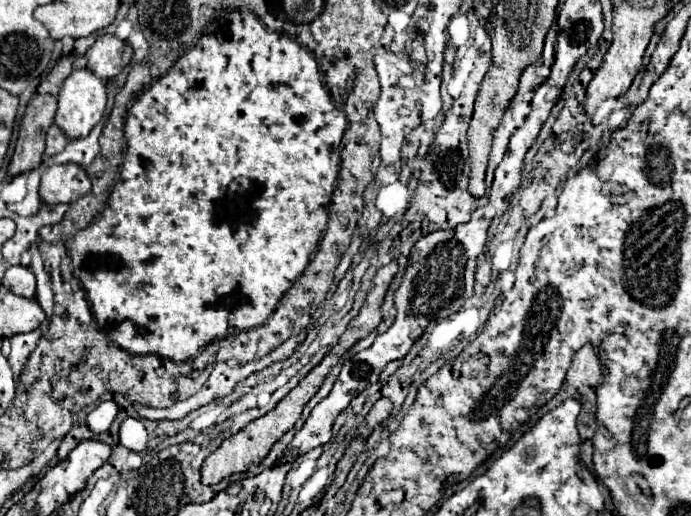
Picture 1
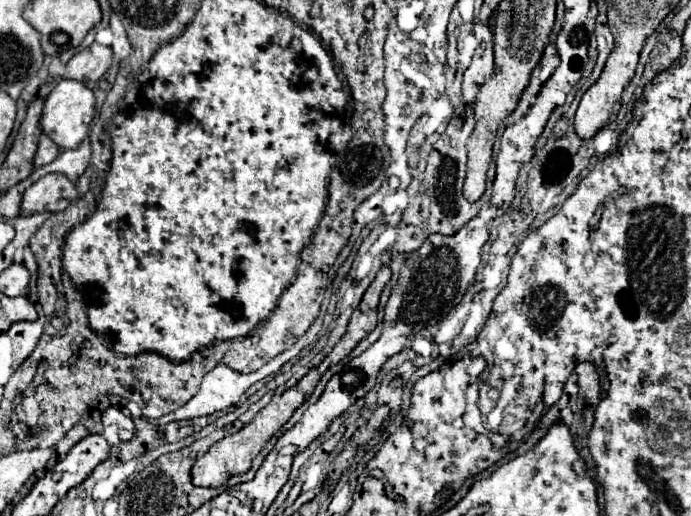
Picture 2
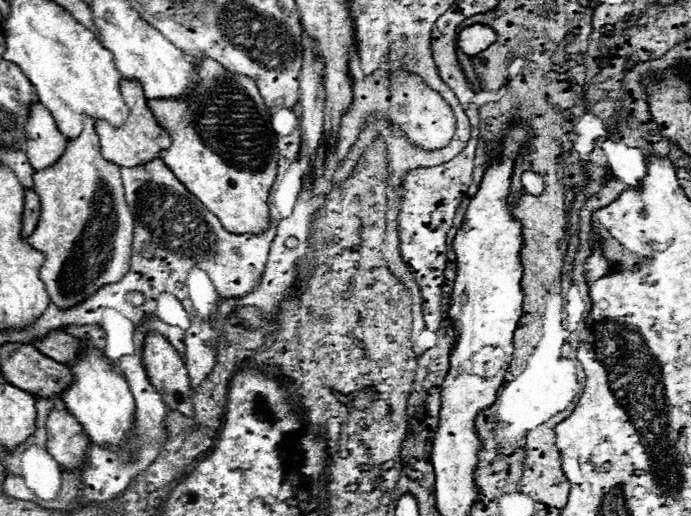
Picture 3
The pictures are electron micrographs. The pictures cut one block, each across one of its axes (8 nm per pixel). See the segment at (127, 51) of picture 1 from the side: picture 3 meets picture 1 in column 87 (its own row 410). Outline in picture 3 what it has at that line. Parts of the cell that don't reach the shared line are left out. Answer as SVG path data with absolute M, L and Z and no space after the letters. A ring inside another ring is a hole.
M52 410L46 420L48 452L62 470L80 470L86 464L88 438L68 410Z

